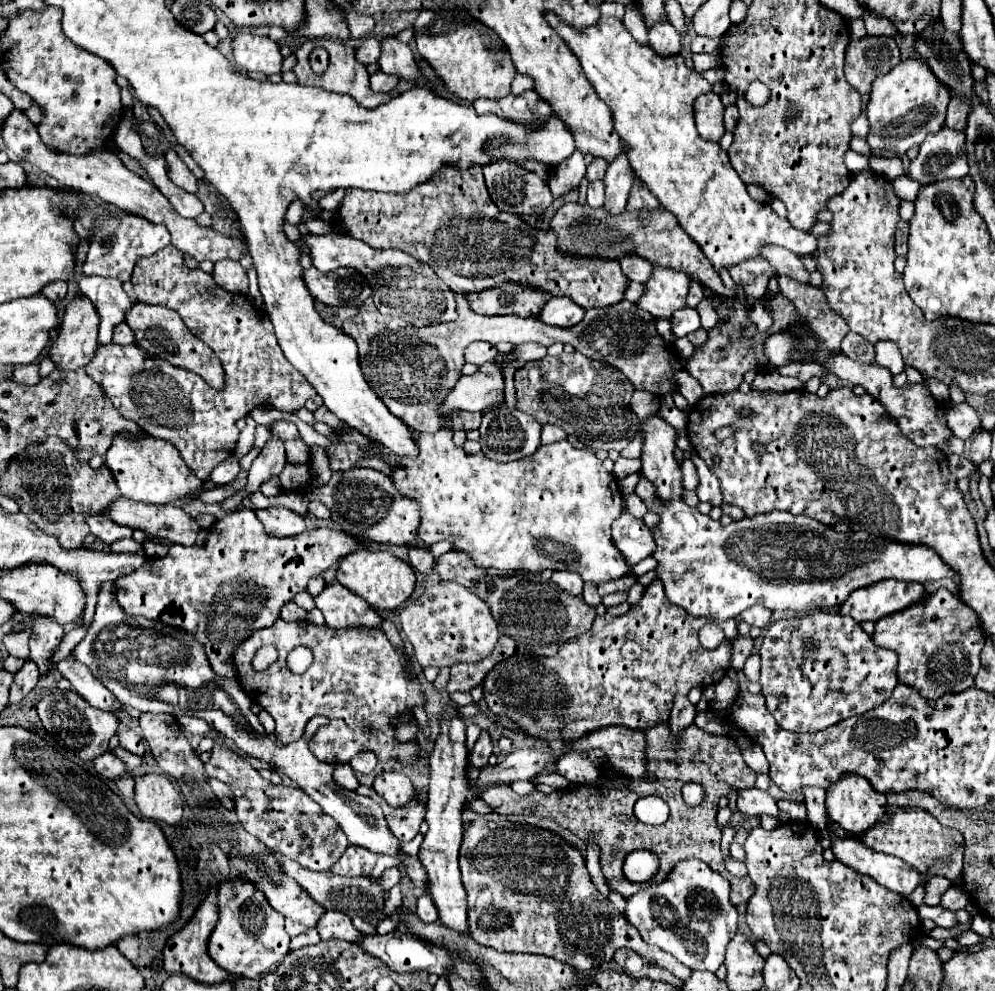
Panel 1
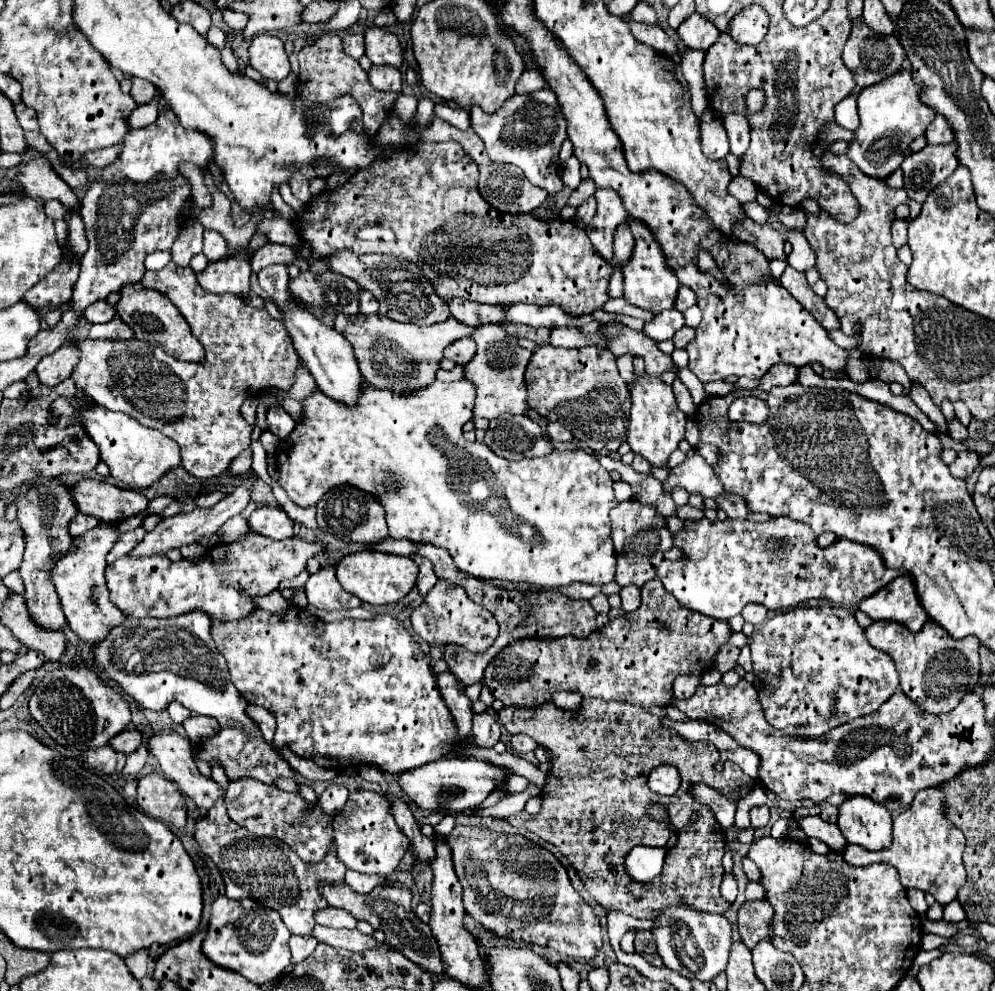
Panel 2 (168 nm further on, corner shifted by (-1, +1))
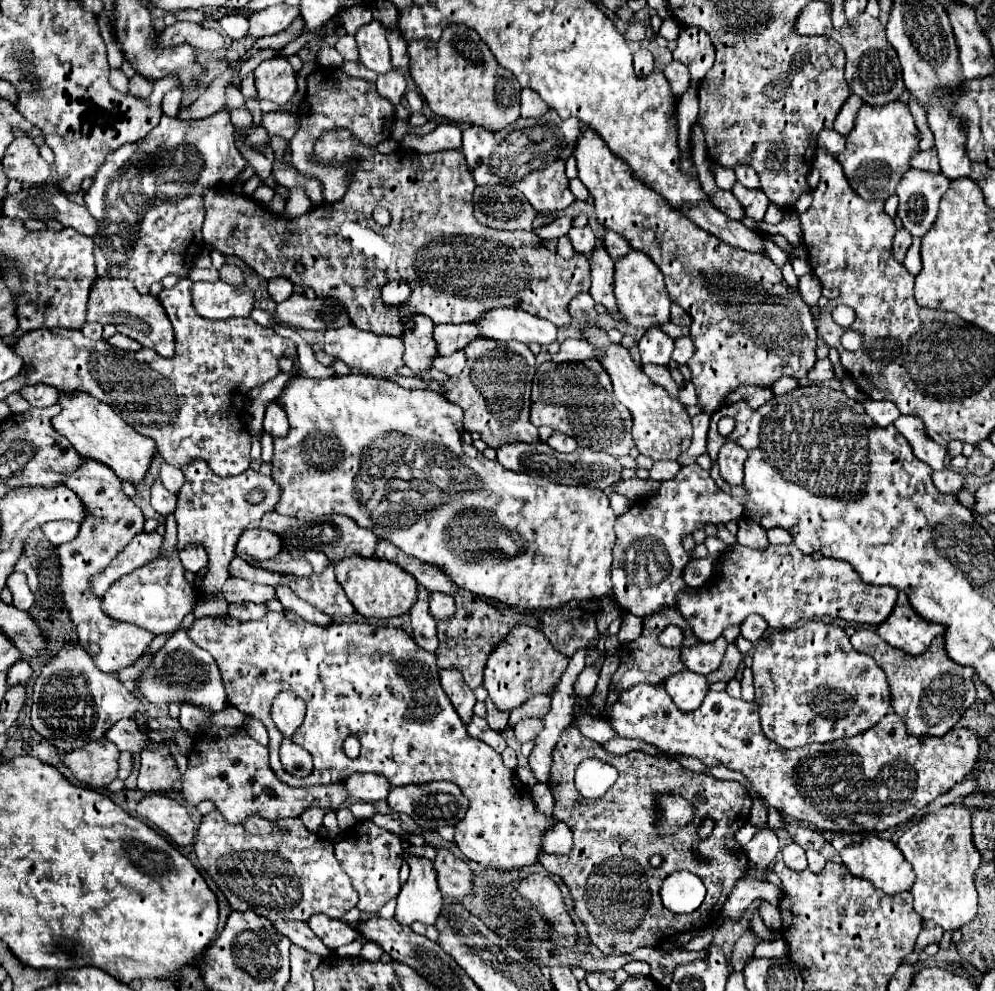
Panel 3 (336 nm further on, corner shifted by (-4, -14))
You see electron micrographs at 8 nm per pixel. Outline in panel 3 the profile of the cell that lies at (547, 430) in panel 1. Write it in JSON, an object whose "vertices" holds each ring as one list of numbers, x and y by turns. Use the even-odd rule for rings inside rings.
{"vertices":[[555,431,555,433,547,439,547,445,553,447,555,451,559,451,559,453,573,453,573,451,577,449,577,441,575,441,573,437,565,435,565,433,559,433,559,431]]}

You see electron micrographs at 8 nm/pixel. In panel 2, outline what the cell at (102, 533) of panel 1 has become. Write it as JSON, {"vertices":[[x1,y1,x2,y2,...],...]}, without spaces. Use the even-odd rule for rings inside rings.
{"vertices":[[78,514,78,516,70,522,70,534,72,534,72,536,80,536,82,532,88,532,90,528,96,528,98,524,102,524,102,522,100,522,100,520,94,520,94,516]]}

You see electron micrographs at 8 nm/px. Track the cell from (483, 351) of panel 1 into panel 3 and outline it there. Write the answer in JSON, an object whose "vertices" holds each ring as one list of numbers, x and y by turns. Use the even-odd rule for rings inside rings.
{"vertices":[[457,351,457,353,449,355,449,357,435,357,433,359,433,367,443,371,443,373,447,373,449,377,451,375,459,375,463,371,465,363,467,363,467,357,465,357,463,351]]}

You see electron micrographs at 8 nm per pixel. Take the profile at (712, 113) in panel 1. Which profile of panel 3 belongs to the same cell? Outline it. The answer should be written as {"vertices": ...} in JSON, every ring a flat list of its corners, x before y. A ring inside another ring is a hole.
{"vertices":[[715,165,715,183,717,183,719,189,723,189,723,191,731,191,733,185,735,185,735,181,737,181,737,179,735,179,733,169,725,169,725,167]]}

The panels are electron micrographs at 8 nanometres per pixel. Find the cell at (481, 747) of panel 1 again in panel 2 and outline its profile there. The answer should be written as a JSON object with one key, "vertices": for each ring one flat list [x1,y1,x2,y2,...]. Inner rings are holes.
{"vertices":[[476,714,472,726,472,744,480,748,494,748,500,740,500,724,492,714]]}

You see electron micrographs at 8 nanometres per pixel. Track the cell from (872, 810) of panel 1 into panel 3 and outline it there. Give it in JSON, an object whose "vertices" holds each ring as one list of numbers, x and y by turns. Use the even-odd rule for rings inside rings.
{"vertices":[[877,835,865,837,863,843,859,843,859,845,845,847,839,855,843,859,843,865,849,869,849,873,853,877,861,877,861,879,873,883,873,887,877,887,885,895,899,895,903,891,911,891,911,887,915,883,913,869,905,861,903,853,897,849,897,845,891,841,883,841]]}

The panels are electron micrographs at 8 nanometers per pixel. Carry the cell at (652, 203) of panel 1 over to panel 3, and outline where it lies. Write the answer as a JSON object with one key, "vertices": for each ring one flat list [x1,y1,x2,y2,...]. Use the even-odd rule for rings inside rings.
{"vertices":[[629,251,629,255,615,259,615,279,613,279,613,291,621,309,621,315,625,321,633,327,651,329,655,325,669,323,669,307,671,299,667,295,663,275,659,267,641,251]]}

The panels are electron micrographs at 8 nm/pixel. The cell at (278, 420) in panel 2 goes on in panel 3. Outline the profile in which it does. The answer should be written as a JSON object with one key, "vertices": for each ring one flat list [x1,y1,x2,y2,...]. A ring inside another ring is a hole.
{"vertices":[[277,403,267,405,265,417,263,417,263,429,273,437,285,437,287,435,289,423,287,423,287,415,285,415,281,405,277,405]]}

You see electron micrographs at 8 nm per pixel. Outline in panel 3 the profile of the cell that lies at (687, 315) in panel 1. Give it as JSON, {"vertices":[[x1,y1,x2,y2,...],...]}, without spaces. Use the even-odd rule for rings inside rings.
{"vertices":[[653,327,653,331,645,331,645,335,639,341,641,351,641,365,655,363,655,365,667,365,673,353,673,339,665,335,661,329]]}

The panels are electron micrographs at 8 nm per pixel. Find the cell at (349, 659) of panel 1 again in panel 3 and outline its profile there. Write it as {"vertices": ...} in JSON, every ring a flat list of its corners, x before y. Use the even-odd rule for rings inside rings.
{"vertices":[[281,611,267,613,257,621,243,623,229,615,201,617,195,619,189,627,189,639,193,639,193,643,197,643,201,649,209,651,215,659,225,683,229,705,237,707,245,715,263,721,269,731,267,747,271,757,271,769,289,787,309,787,309,781,313,781,313,785,339,783,345,781,349,775,361,771,381,773,389,779,393,787,407,783,451,781,461,787,461,793,469,799,465,819,455,825,455,843,469,861,503,873,523,871,537,863,543,851,543,831,557,825,557,819,545,817,537,811,531,799,531,789,519,781,515,771,509,771,503,765,497,751,493,751,479,739,467,735,465,723,461,721,449,697,439,685,439,667,435,655,417,647,413,637,401,627,373,621,335,621,327,627,321,627,305,621,293,611],[281,691,295,693,307,705,305,721,291,737,293,743,301,745,313,755,315,769,313,775,305,779,289,775,279,761,279,745,283,741,283,735,271,721,271,703],[349,735,355,735,361,741,361,755,357,759,349,759,343,753,343,741]]}

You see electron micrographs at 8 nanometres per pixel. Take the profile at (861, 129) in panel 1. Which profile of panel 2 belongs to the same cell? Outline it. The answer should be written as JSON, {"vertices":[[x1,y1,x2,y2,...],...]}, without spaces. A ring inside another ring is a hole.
{"vertices":[[848,96,846,100,842,100,836,108,836,122,846,128,846,130,852,130,858,128,858,108,856,108,856,96]]}

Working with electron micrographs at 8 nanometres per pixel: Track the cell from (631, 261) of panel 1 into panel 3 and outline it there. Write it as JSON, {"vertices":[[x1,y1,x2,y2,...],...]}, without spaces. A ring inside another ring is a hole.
{"vertices":[[605,231,603,245,605,245,605,251,607,251,613,259,623,257,623,255,627,255,627,253,631,251,631,249,629,249,629,243,627,243,621,235,617,235,617,233,613,233,613,231]]}

